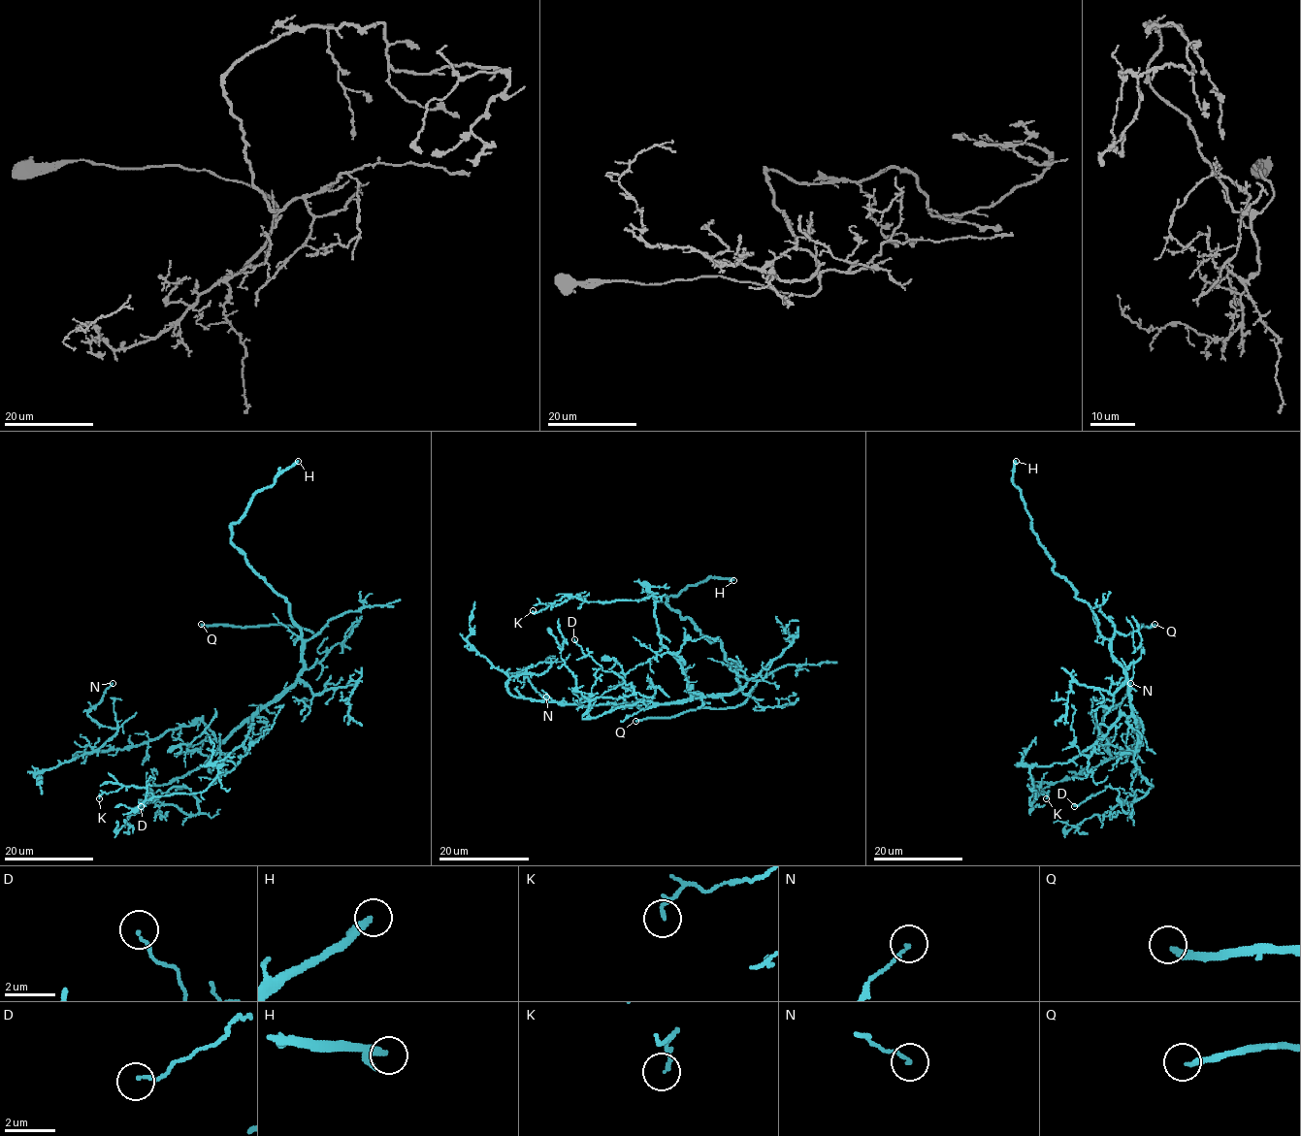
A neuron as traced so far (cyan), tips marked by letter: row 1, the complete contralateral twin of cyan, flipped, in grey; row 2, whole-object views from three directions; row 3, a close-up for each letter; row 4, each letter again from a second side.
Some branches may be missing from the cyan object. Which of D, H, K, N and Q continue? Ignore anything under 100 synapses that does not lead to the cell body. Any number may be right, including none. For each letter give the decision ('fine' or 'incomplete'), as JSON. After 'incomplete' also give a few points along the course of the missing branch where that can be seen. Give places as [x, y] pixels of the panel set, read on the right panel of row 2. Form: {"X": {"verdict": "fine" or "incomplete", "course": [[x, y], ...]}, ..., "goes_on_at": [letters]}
{"D": {"verdict": "fine"}, "H": {"verdict": "incomplete", "course": [[1016, 461], [1020, 448], [1039, 464], [1060, 524], [1039, 530], [1030, 557], [968, 573], [954, 593], [960, 596]]}, "K": {"verdict": "fine"}, "N": {"verdict": "fine"}, "Q": {"verdict": "incomplete", "course": [[1154, 624], [1156, 632], [1151, 653], [1132, 655], [1104, 648], [1096, 660]]}, "goes_on_at": ["H", "Q"]}

